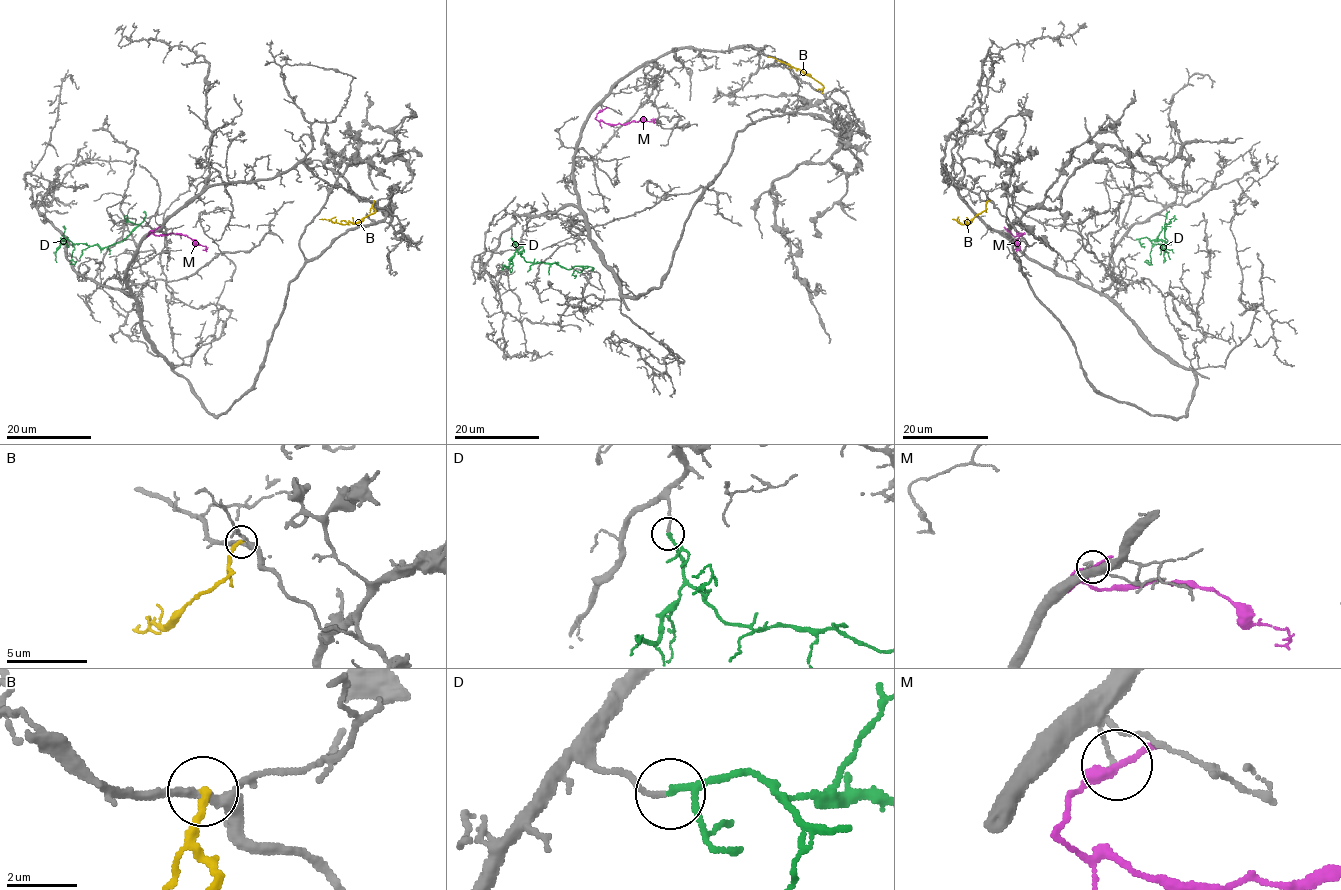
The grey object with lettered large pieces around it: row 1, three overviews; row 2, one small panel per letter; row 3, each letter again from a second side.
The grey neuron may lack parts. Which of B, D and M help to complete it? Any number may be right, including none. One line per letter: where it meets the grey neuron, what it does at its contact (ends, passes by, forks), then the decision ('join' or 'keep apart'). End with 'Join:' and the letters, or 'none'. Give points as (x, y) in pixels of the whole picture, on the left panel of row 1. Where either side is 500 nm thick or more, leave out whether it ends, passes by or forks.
B: meets grey at (373, 200); it ends there; keep apart
D: meets grey at (63, 239); it passes by; join
M: meets grey at (154, 229); it passes by; keep apart
Join: D

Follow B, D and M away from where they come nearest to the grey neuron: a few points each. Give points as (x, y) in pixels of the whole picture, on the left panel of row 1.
B: (373, 200), (375, 211), (358, 222), (341, 224), (319, 219)
D: (63, 240), (67, 237), (73, 243), (106, 247), (121, 242), (136, 226), (127, 222), (125, 215), (127, 221)
M: (154, 229), (148, 235), (182, 233), (206, 247), (202, 250)

